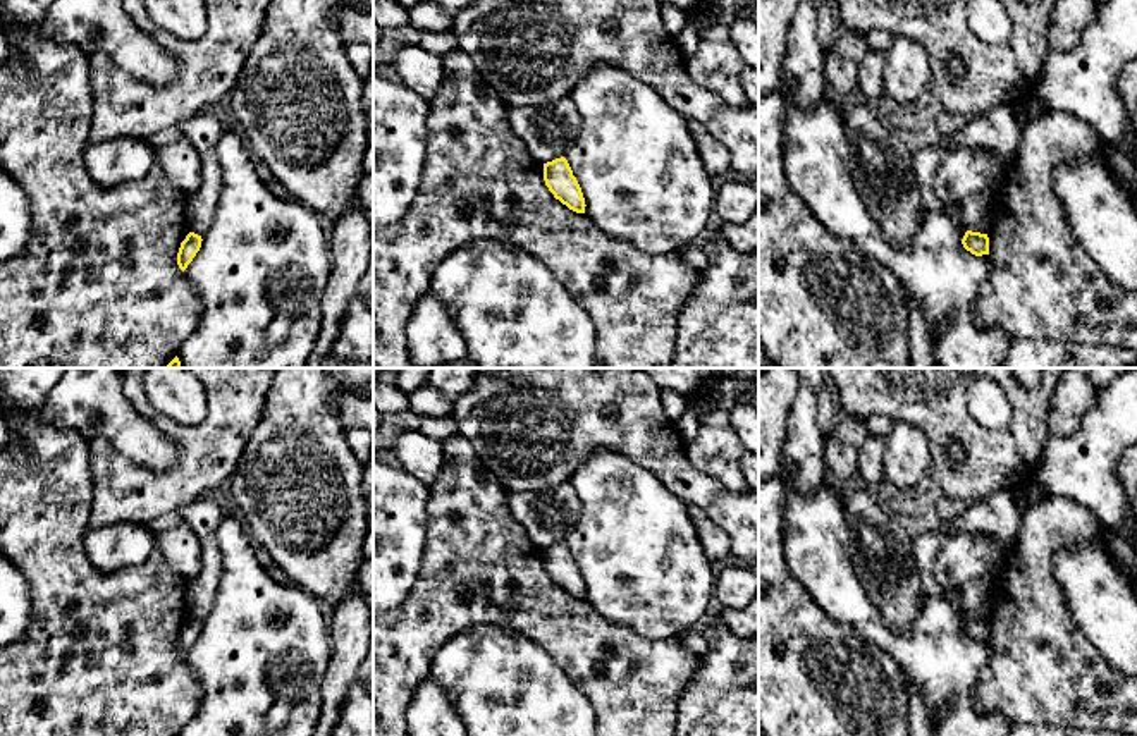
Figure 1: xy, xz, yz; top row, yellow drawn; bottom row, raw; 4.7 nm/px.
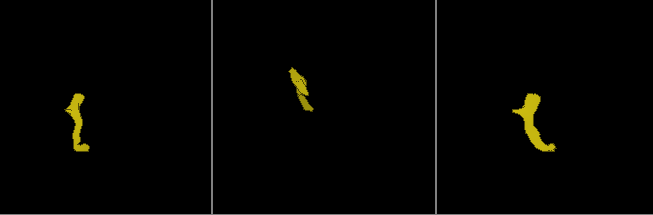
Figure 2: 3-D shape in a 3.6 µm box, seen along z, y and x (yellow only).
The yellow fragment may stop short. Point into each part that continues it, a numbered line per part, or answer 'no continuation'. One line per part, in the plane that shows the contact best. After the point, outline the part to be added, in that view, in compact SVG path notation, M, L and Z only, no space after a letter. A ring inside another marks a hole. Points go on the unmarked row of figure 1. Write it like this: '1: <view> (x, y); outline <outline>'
1: yz (977, 594); outline M987 578L970 580L965 583L962 590L965 614L989 619L993 614L993 592L994 585L991 585Z

